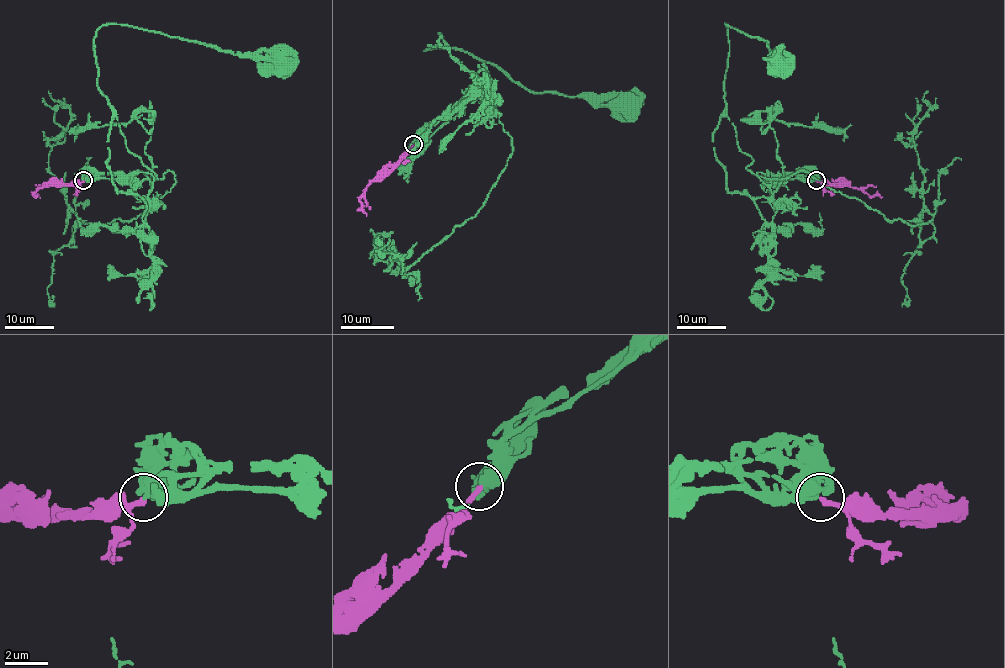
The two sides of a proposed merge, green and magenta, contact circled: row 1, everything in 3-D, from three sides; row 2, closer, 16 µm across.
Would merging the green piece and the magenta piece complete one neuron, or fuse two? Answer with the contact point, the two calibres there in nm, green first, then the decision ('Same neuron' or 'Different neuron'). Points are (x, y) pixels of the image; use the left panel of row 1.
Place: (83, 180). Thickness 600 nm (green) against 200 nm. Same neuron

